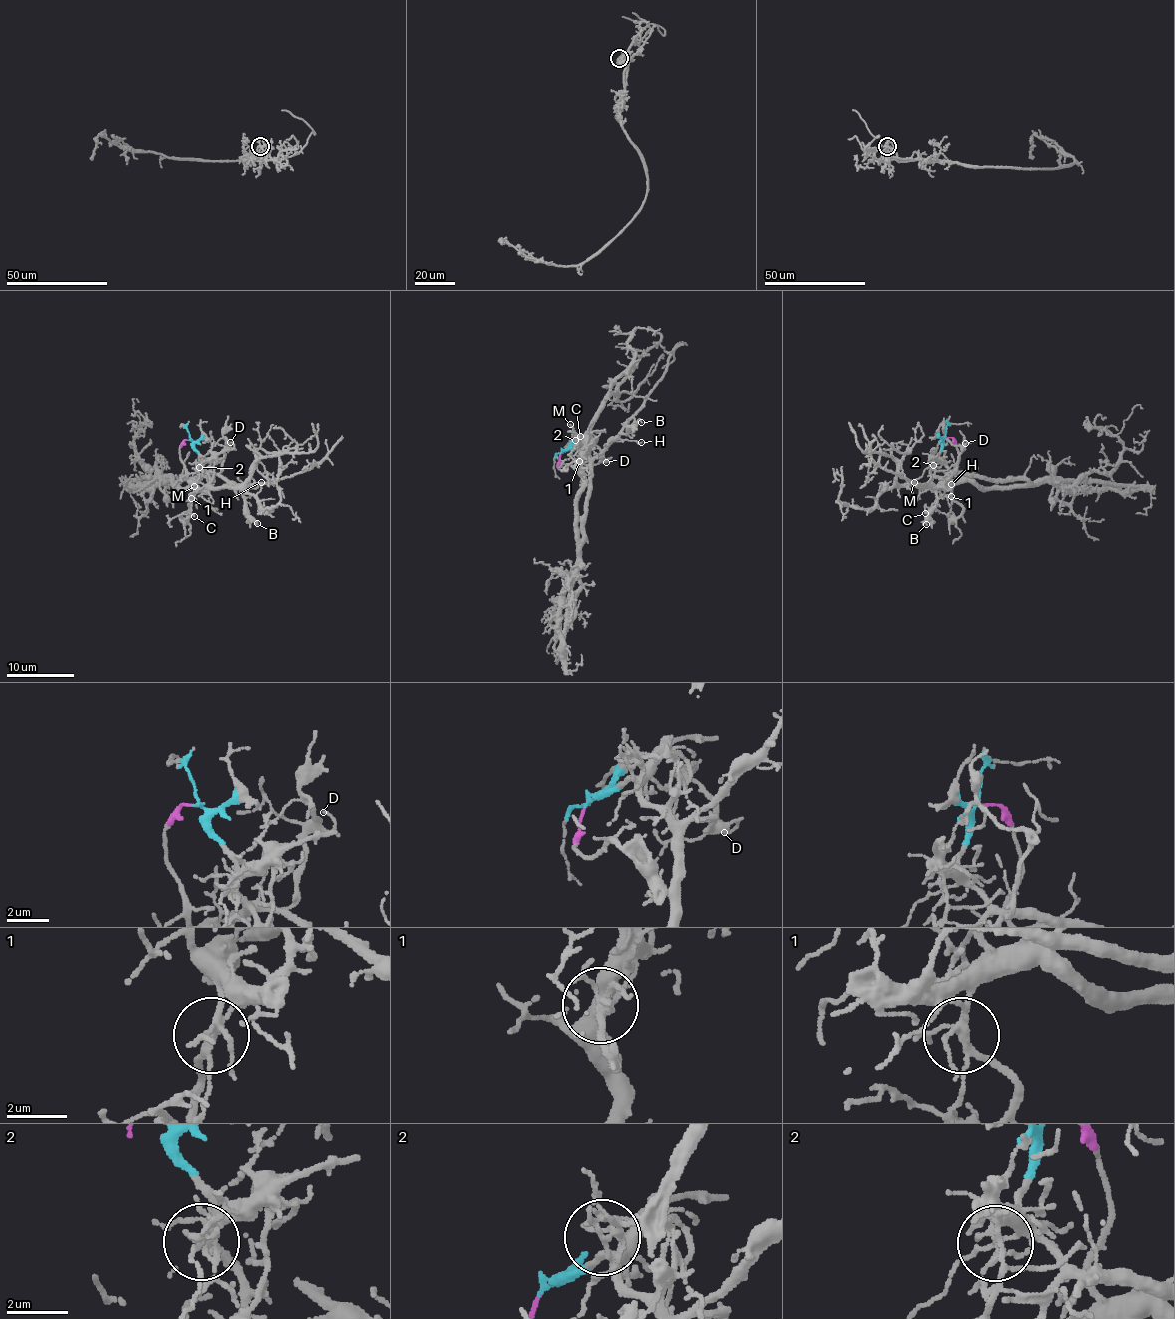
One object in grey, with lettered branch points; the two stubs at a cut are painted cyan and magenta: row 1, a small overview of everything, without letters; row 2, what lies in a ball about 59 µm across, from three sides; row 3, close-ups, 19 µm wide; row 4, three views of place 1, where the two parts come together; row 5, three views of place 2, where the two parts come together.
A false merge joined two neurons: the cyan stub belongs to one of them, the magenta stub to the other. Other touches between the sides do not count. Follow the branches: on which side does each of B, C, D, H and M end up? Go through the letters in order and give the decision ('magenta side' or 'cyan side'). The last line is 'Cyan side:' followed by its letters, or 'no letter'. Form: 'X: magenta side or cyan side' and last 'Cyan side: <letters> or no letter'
B: cyan side
C: magenta side
D: cyan side
H: cyan side
M: cyan side
Cyan side: B, D, H, M

